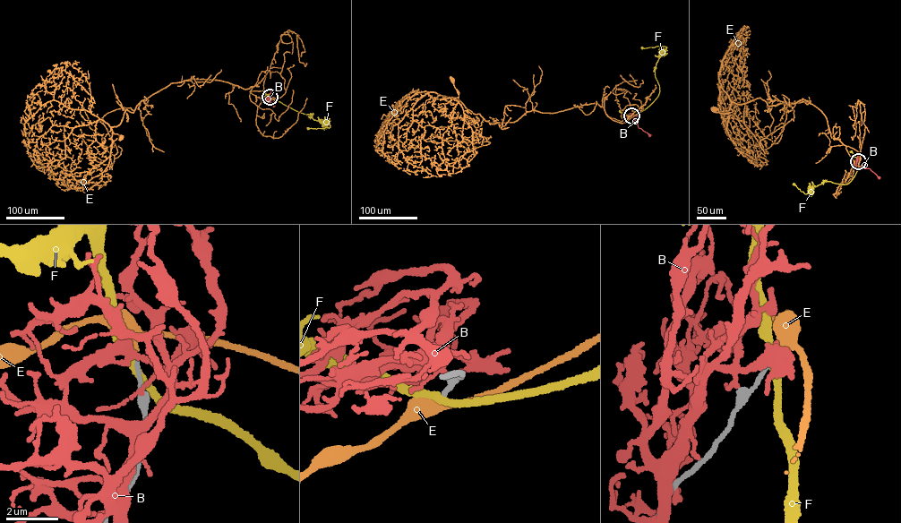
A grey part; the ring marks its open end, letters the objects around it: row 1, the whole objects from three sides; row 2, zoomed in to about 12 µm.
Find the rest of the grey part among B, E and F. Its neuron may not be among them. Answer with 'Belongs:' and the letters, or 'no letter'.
Belongs: E

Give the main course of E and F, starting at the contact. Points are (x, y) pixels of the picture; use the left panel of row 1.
E: (270, 97), (258, 107), (251, 87), (172, 83), (125, 109), (111, 128), (120, 138)
F: (270, 97), (330, 125), (307, 128)

